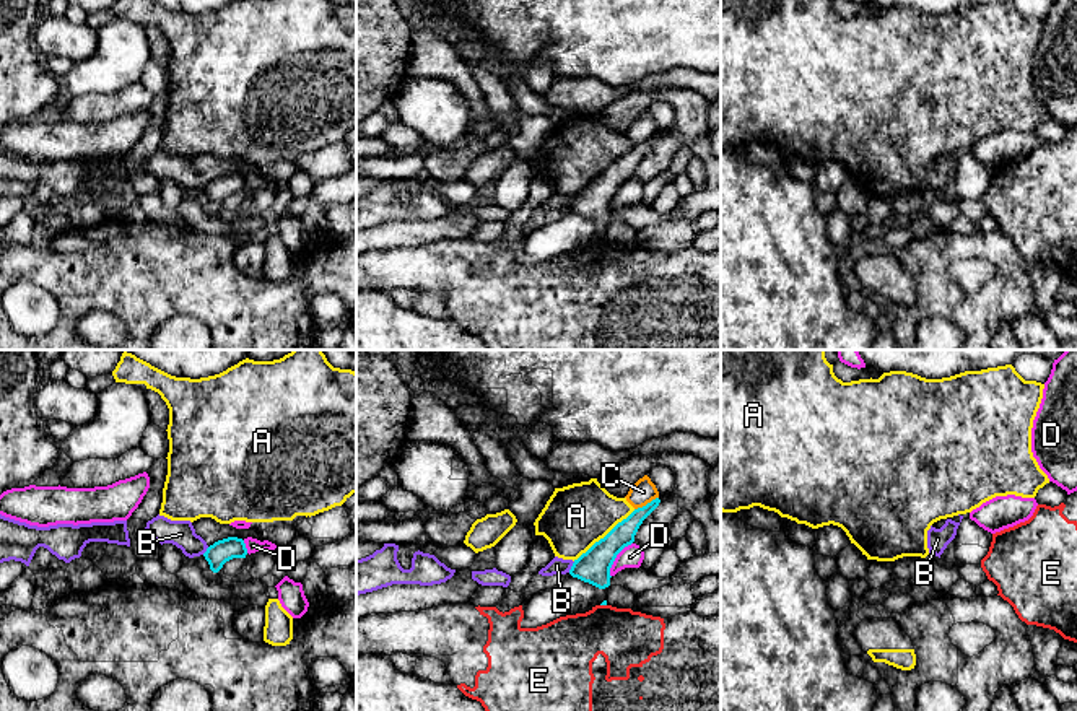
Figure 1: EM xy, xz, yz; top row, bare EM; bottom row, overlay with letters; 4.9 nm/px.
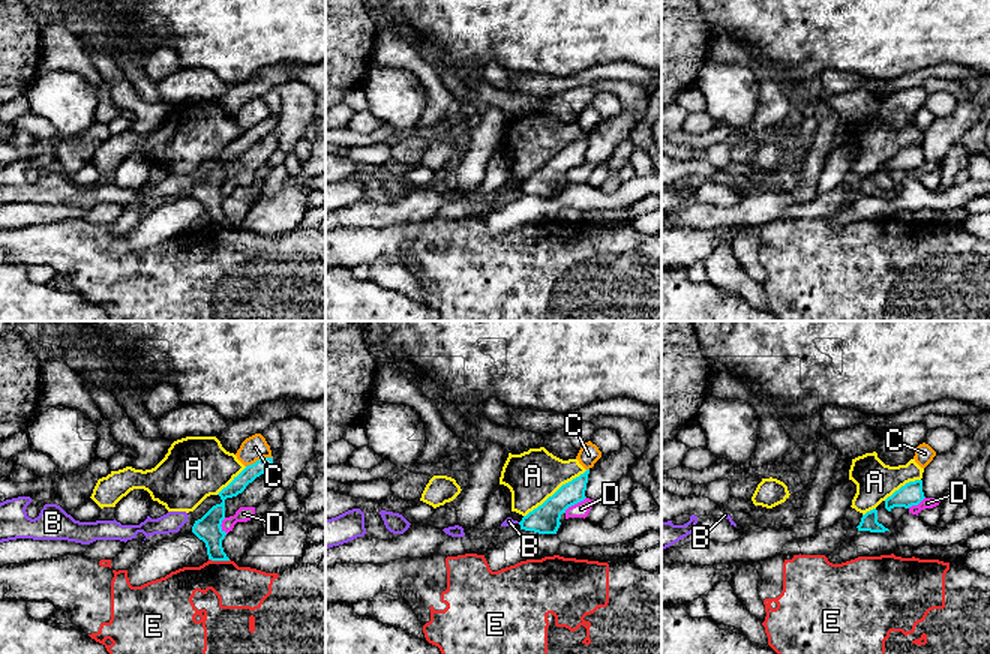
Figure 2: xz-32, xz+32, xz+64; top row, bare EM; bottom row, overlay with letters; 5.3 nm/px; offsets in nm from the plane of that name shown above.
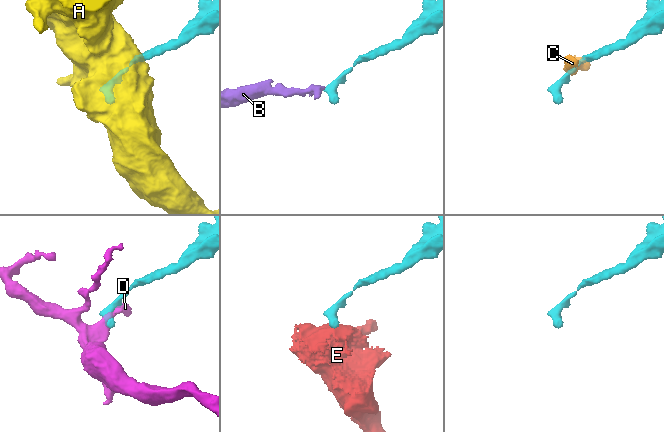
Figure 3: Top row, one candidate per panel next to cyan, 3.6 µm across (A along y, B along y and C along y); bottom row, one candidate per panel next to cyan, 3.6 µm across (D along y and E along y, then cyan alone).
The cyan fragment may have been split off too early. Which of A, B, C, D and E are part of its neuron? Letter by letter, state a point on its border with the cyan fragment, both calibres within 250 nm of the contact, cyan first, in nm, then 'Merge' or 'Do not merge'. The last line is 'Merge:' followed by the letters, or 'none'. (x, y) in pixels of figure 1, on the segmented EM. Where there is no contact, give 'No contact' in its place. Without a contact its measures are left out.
A: Touches cyan at xz (606, 536). Thickness 160 nm (cyan) against 320 nm. Do not merge
B: Touches cyan at xz (571, 567). Thickness 160 nm (cyan) against 80 nm. Do not merge
C: Touches cyan at xz (648, 503). Thickness 120 nm (cyan) against 120 nm. Do not merge
D: Touches cyan at xz (615, 557). Thickness 160 nm (cyan) against 110 nm. Do not merge
E: Touches cyan at xz (604, 604). Thickness 20 nm (cyan) against 280 nm. Do not merge
Merge: none

